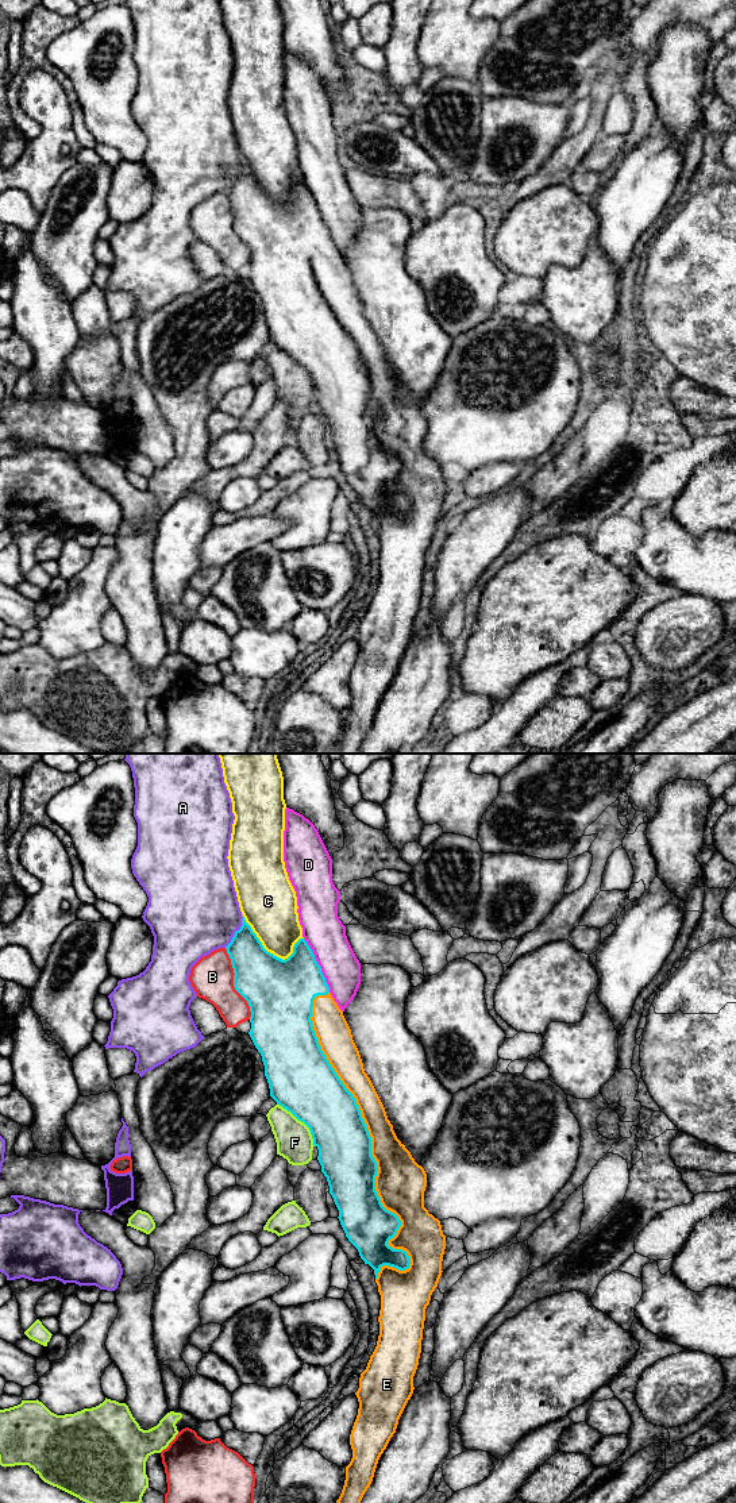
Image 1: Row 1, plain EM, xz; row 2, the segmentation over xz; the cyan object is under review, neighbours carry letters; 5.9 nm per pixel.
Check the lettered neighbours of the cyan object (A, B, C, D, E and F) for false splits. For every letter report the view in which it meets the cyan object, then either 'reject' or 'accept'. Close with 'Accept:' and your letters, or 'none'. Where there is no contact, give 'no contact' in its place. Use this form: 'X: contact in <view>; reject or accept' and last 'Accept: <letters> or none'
A: contact in xz; reject
B: contact in xz; reject
C: contact in xz; reject
D: contact in xz; reject
E: contact in xz; accept
F: contact in xz; reject
Accept: E

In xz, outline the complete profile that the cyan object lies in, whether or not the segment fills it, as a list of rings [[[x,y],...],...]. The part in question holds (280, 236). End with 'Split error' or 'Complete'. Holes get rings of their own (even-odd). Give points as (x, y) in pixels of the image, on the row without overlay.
[[[243,161],[240,173],[235,176],[226,193],[235,217],[234,231],[250,250],[248,278],[262,300],[270,340],[309,371],[313,389],[319,393],[321,416],[339,454],[340,469],[365,508],[374,513],[381,539],[379,579],[355,636],[359,652],[350,678],[352,702],[346,710],[344,729],[336,744],[338,754],[361,754],[361,744],[373,725],[378,704],[396,677],[398,663],[415,633],[413,620],[421,597],[425,552],[443,516],[446,479],[440,465],[424,451],[427,417],[397,382],[385,351],[365,316],[351,273],[334,244],[307,185],[300,182],[293,190],[293,197],[282,204],[263,192]]]. Split error

